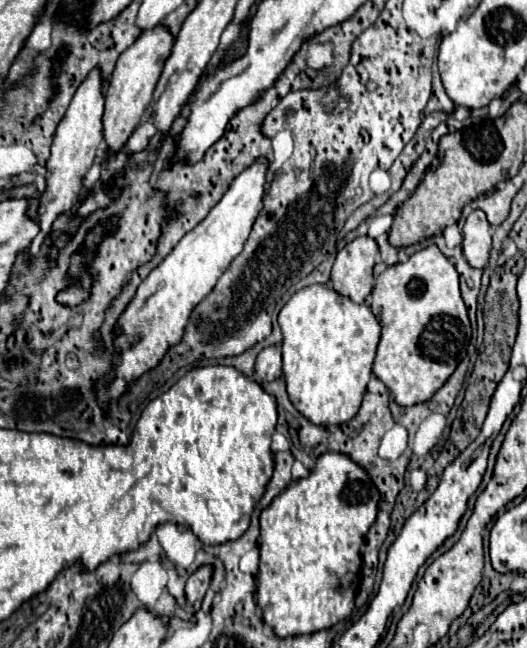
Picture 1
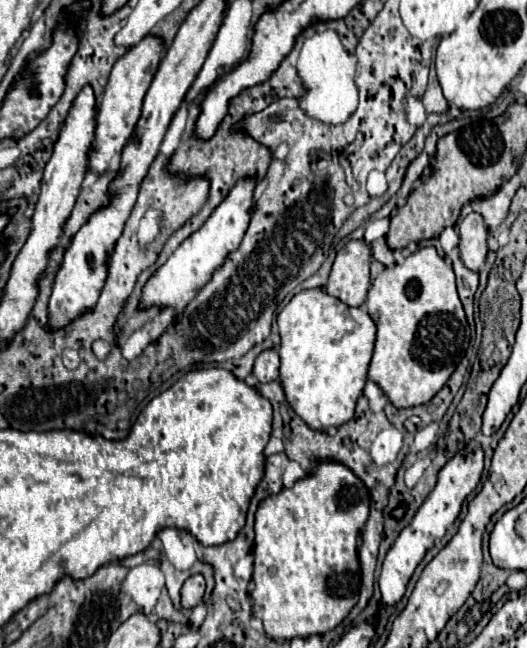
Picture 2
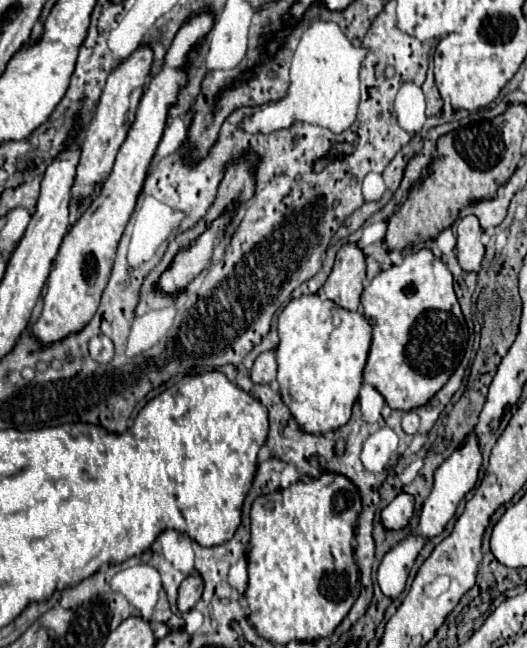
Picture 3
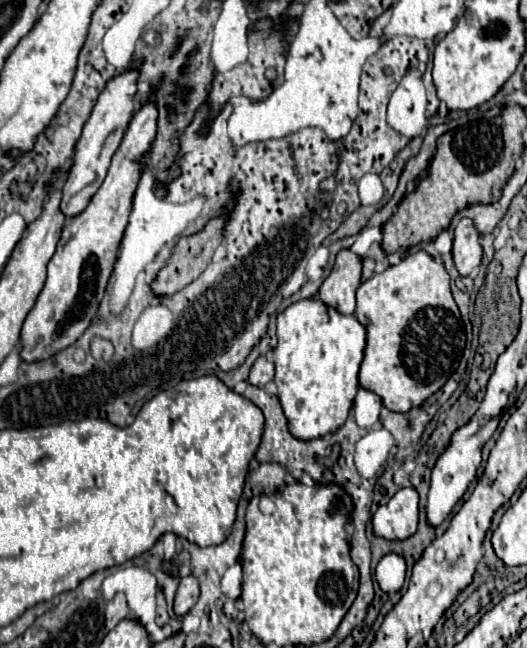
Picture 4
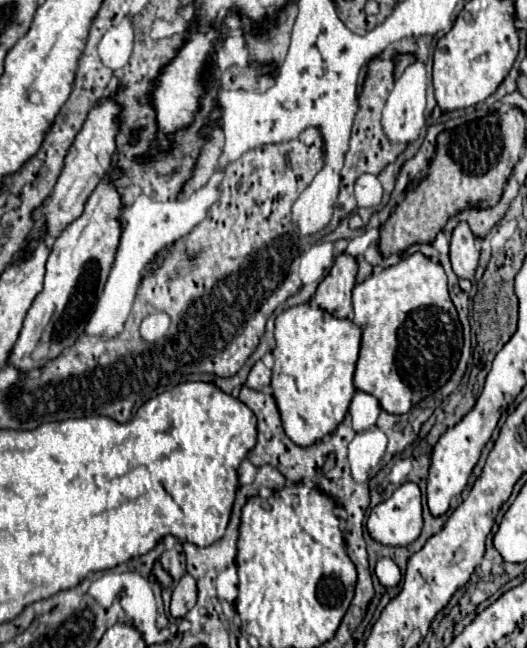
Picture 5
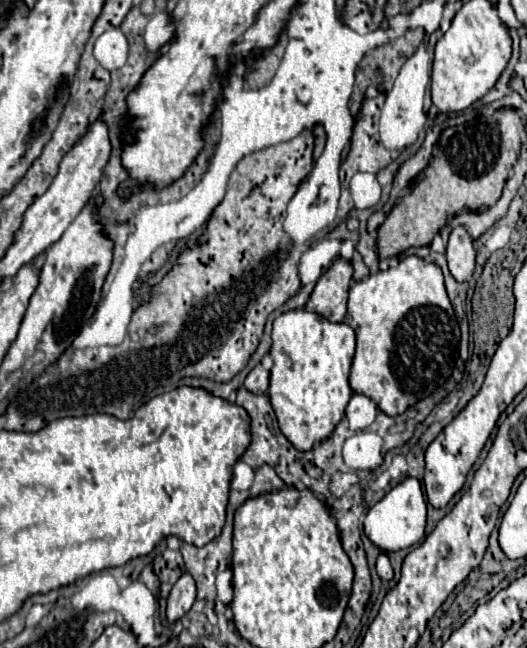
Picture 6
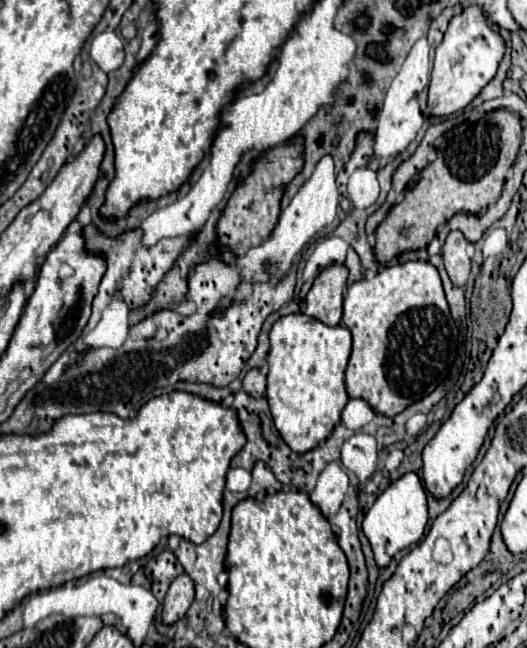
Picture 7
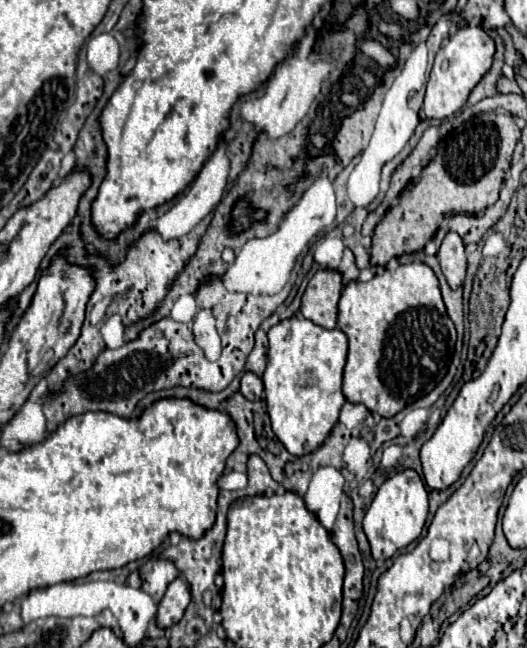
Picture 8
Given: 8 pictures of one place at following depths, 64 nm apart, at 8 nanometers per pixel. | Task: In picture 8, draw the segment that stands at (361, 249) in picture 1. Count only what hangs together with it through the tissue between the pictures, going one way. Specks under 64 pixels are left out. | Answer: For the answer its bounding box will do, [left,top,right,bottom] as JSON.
[300,270,342,330]

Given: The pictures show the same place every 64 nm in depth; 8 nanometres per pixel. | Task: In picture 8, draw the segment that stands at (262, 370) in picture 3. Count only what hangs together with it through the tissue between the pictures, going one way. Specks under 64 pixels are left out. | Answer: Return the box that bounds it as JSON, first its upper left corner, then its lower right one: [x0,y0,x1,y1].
[240,372,264,400]

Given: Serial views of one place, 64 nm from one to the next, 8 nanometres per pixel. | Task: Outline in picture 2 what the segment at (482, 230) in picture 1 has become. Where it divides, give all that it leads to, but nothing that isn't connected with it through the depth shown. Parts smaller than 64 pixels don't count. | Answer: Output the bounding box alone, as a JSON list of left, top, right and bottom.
[458,212,488,270]

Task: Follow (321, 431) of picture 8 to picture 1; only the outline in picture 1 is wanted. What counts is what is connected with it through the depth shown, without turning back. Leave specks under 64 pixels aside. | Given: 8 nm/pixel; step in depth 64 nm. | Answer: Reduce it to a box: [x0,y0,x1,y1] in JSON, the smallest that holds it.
[278,284,380,426]

